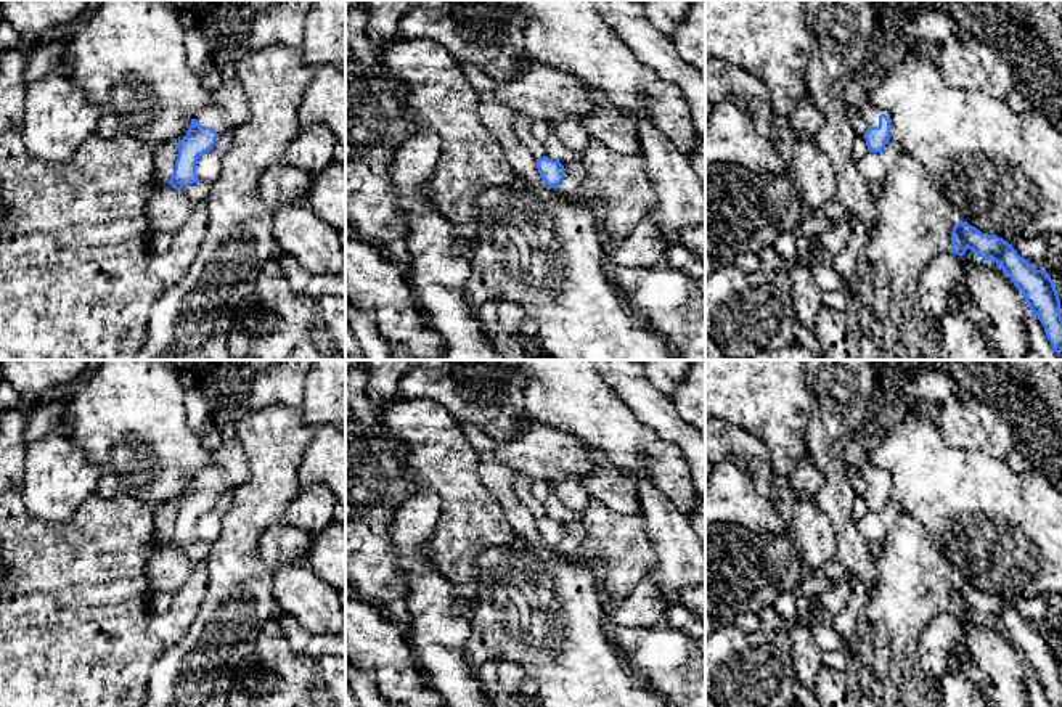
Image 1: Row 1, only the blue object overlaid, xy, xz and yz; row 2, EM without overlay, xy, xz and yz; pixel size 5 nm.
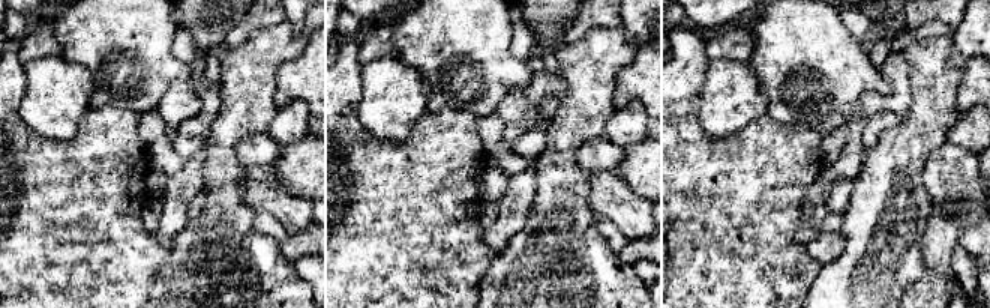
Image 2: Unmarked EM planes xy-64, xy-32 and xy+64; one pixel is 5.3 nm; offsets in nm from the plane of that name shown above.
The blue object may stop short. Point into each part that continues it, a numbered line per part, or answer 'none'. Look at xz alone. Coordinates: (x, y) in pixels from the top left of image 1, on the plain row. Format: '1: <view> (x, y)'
none

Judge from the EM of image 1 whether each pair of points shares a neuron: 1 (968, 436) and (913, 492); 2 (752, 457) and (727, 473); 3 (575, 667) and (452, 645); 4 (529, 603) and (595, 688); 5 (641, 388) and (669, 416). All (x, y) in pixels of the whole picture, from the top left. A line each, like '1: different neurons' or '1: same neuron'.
1: different neurons
2: different neurons
3: different neurons
4: same neuron
5: same neuron

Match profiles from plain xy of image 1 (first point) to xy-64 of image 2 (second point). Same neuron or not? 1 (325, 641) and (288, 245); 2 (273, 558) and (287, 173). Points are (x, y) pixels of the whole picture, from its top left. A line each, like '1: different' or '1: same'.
1: same
2: different

